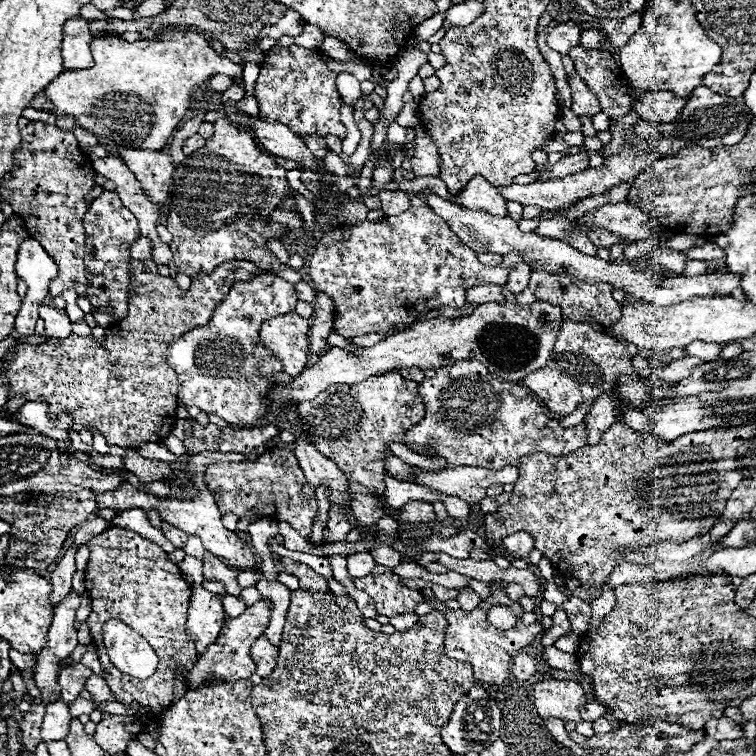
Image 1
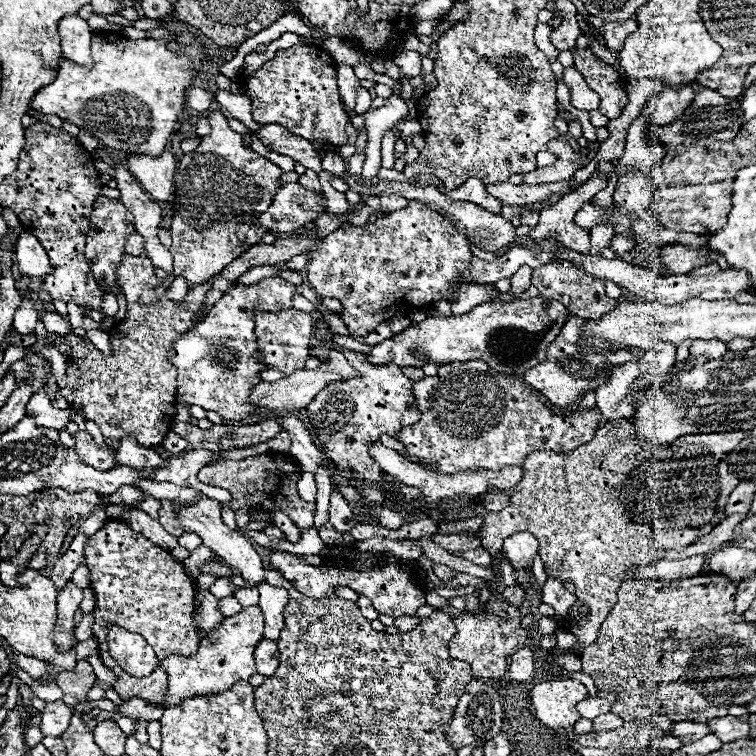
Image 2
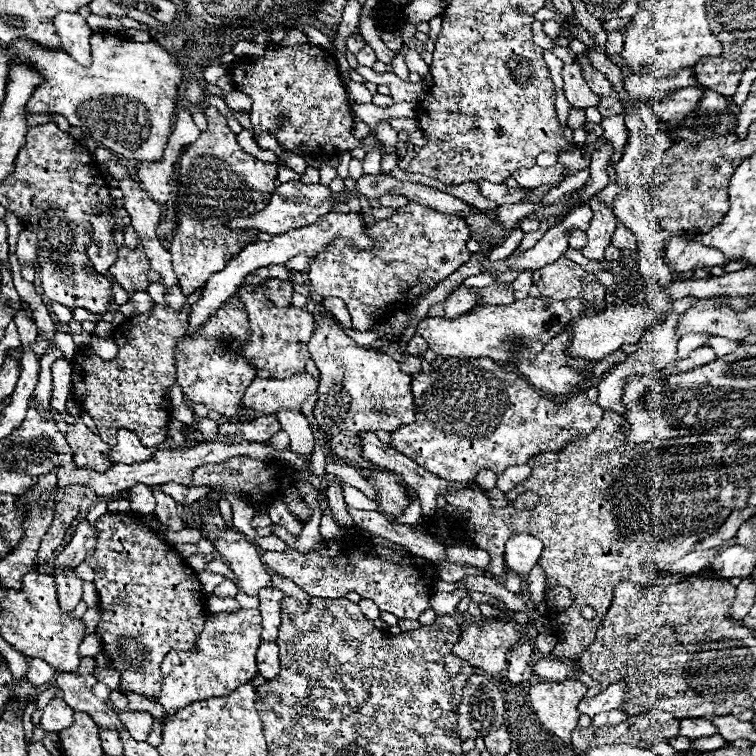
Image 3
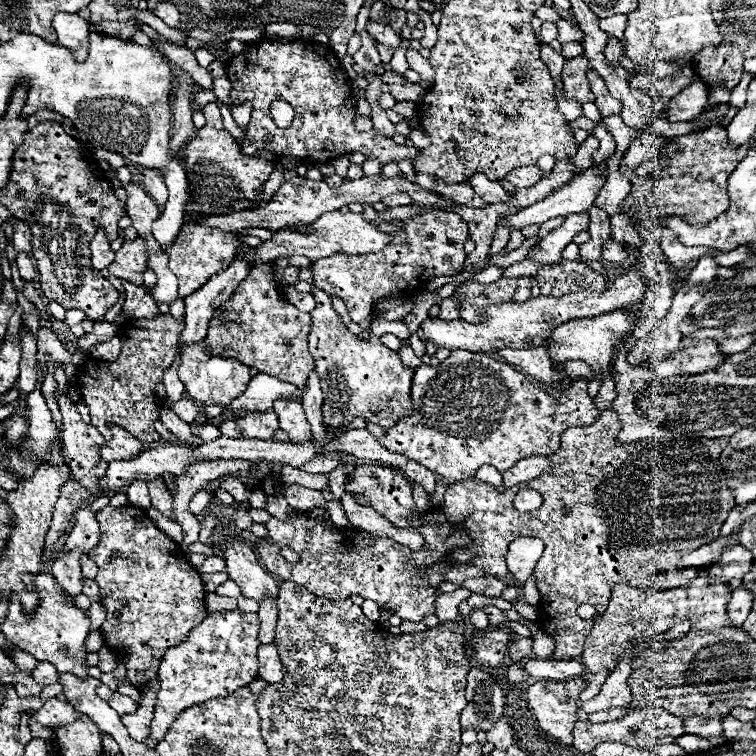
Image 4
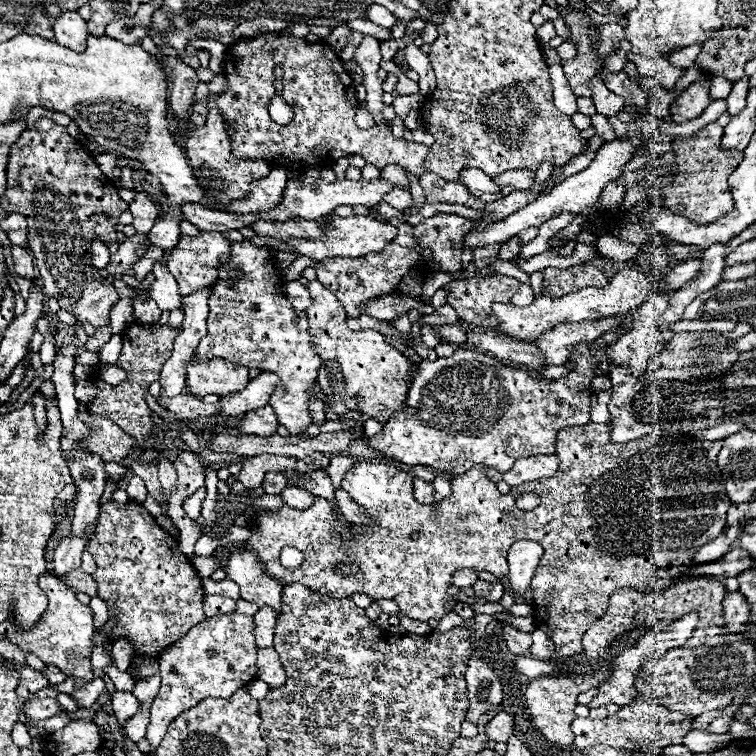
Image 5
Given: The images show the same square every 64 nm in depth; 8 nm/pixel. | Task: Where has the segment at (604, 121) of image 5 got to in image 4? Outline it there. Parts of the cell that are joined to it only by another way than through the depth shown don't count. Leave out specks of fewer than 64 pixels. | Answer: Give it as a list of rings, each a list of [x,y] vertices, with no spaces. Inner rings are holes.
[[[598,122],[598,128],[594,130],[594,136],[600,140],[600,148],[594,152],[594,166],[602,164],[612,152],[614,152],[614,138],[606,132],[606,128],[602,126],[602,122]]]

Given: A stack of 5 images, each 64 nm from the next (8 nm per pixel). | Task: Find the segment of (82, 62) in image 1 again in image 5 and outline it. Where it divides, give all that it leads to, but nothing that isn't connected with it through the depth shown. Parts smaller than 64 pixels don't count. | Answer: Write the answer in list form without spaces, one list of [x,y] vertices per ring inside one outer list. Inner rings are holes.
[[[78,12],[60,14],[54,22],[54,34],[56,34],[58,44],[62,44],[74,52],[86,50],[86,38],[88,38],[86,20],[82,20]]]

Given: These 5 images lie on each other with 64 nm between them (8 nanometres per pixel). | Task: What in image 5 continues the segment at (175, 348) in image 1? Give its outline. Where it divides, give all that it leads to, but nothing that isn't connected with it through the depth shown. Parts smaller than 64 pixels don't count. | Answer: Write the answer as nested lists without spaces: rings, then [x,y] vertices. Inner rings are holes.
[[[194,354],[186,364],[186,384],[196,398],[204,398],[208,394],[222,398],[242,392],[248,382],[248,368],[228,360],[200,360]]]

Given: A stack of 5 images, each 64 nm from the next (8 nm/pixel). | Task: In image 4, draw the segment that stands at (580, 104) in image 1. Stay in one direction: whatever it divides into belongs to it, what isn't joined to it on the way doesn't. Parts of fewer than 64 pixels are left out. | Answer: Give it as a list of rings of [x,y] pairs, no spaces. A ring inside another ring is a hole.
[[[586,56],[566,60],[562,68],[562,82],[564,82],[566,98],[576,100],[576,102],[594,102],[594,94],[590,92],[590,86],[586,82],[586,70],[590,70]]]

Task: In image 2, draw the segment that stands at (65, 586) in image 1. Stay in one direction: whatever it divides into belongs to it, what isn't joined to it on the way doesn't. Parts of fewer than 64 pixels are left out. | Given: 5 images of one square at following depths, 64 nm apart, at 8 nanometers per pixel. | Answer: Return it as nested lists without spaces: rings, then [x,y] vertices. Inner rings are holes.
[[[78,534],[78,536],[72,540],[70,548],[56,560],[50,578],[54,580],[54,586],[56,586],[58,592],[68,584],[68,580],[72,578],[72,572],[78,568],[80,560],[82,560],[82,556],[84,556],[84,546],[86,546],[86,542],[88,542],[88,538],[82,536],[82,534]]]

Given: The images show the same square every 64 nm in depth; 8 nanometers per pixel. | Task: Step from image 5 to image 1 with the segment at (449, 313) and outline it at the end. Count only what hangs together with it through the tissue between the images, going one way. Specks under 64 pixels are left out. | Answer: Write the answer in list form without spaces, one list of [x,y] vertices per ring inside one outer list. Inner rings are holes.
[[[488,284],[484,286],[476,286],[472,288],[468,294],[466,294],[466,306],[470,304],[484,304],[488,302],[496,302],[496,304],[504,304],[504,296],[502,294],[502,288],[494,284]]]

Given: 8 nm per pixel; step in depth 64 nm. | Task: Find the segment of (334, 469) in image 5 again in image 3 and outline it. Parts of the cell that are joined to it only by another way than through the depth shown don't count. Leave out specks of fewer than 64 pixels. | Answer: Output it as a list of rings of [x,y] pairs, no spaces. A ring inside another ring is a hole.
[[[328,486],[328,508],[330,508],[332,518],[334,518],[342,528],[354,526],[354,520],[352,520],[350,514],[348,514],[348,508],[346,508],[346,502],[344,502],[342,488],[340,488],[340,486]]]

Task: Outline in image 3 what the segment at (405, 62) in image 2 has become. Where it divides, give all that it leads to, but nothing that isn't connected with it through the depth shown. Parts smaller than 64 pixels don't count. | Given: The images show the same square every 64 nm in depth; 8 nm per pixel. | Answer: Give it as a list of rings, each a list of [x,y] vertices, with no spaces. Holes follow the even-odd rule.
[[[408,50],[406,56],[404,56],[404,62],[406,62],[406,66],[408,66],[408,72],[416,72],[416,74],[420,74],[423,80],[431,77],[430,68],[426,66],[426,62],[420,58],[420,54],[418,54],[416,50]]]

